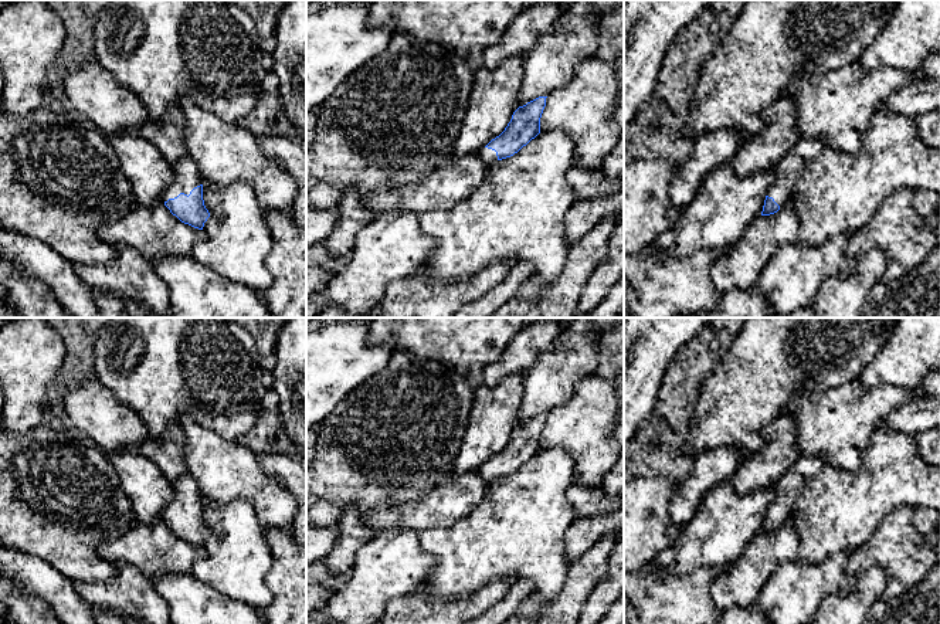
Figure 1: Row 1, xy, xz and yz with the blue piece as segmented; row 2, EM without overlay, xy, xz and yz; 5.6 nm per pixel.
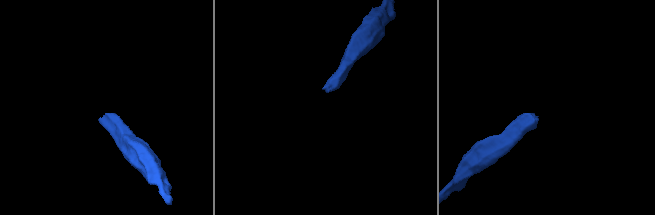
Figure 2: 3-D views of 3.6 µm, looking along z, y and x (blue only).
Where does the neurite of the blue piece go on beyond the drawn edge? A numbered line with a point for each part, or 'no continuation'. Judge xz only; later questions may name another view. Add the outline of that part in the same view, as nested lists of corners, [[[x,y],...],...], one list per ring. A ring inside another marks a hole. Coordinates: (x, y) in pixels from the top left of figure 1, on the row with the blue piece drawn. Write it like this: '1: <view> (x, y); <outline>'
1: xz (488, 156); [[[485,146],[478,150],[478,156],[488,166],[498,160],[496,152]]]

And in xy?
1: xy (186, 176); [[[184,153],[174,165],[172,184],[163,191],[162,201],[177,197],[180,193],[190,194],[190,191],[203,184],[206,180],[198,172],[198,166],[194,159]]]

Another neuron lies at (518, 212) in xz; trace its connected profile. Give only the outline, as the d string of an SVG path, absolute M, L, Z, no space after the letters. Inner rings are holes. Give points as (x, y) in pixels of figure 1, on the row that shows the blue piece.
M560 129L540 132L513 156L489 165L482 183L457 206L448 210L420 213L418 224L427 235L435 240L435 245L418 271L440 282L462 282L493 262L513 260L515 262L530 262L532 275L540 281L542 286L556 279L569 252L564 238L564 217L577 200L566 177L573 166L573 157L574 143L566 132Z

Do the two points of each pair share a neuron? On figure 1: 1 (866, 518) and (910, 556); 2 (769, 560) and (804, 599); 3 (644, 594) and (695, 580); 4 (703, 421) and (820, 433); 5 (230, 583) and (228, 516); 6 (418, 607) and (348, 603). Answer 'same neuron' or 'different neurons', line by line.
1: different neurons
2: different neurons
3: same neuron
4: different neurons
5: same neuron
6: different neurons

